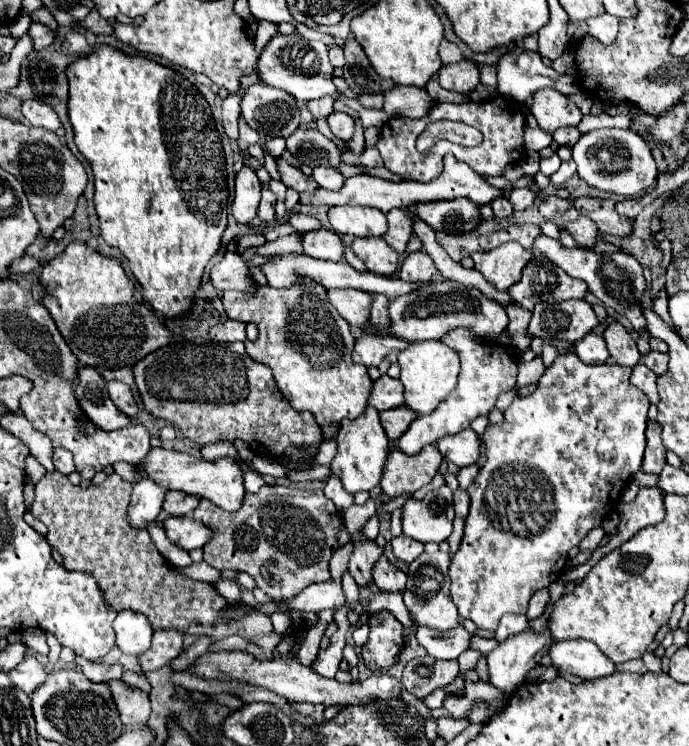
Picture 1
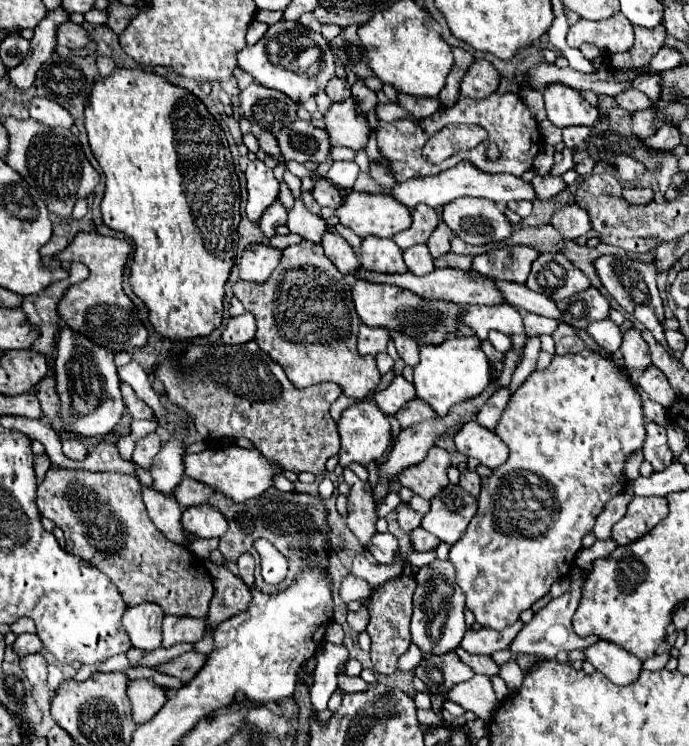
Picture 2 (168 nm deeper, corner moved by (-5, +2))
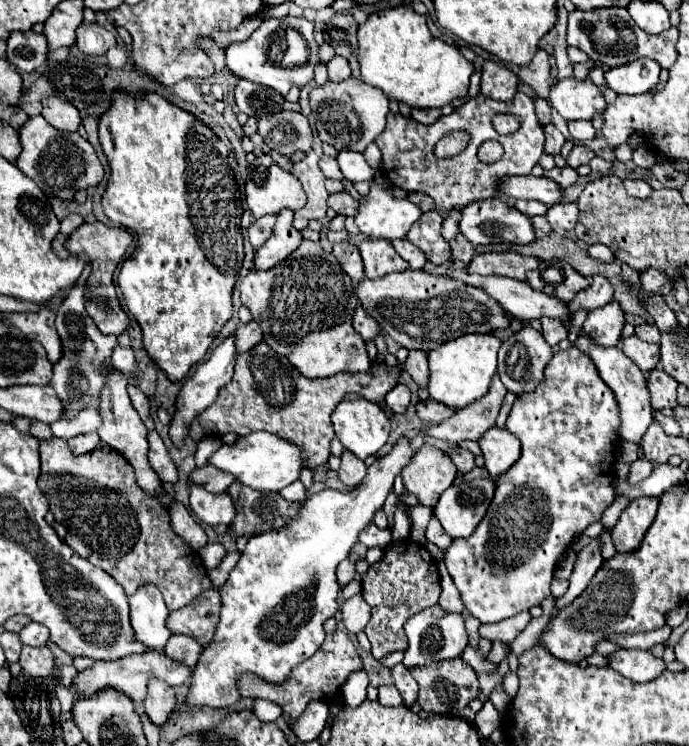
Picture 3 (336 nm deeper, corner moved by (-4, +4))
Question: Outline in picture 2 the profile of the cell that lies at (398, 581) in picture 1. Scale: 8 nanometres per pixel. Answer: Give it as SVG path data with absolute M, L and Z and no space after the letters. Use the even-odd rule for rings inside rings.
M377 532L377 534L369 540L367 550L373 554L373 558L375 558L377 562L383 562L383 564L393 562L393 558L395 558L397 552L399 552L397 538L395 538L393 534L389 534L389 532L385 532L385 534L379 534L379 532Z

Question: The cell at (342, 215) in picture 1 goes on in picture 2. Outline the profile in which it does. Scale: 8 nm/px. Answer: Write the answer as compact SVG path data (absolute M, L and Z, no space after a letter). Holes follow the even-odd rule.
M355 192L345 198L345 204L335 212L343 226L351 228L359 238L383 236L391 238L411 226L411 212L389 194Z

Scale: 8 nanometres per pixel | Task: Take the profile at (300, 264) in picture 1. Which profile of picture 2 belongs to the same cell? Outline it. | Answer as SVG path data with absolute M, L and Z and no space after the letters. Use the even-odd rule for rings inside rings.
M359 268L355 274L363 276L369 282L383 282L383 284L393 284L393 286L403 286L423 298L443 298L449 302L457 302L457 304L483 304L483 306L497 306L503 304L503 294L499 292L499 288L495 286L495 282L487 280L487 278L479 278L479 276L471 276L463 270L453 270L453 268L437 268L431 274L425 276L415 276L411 272L405 274L371 274L363 268Z

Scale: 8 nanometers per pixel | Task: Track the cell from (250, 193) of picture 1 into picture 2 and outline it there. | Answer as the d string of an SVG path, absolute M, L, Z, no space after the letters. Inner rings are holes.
M261 160L249 162L245 170L247 178L247 216L249 220L257 222L261 214L279 198L279 180L273 176L273 170L269 170Z

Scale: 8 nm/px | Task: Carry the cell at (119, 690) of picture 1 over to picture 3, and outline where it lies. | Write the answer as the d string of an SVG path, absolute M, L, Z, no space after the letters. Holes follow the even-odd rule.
M158 678L150 680L148 696L144 700L144 712L148 714L148 718L156 726L162 726L174 708L176 708L174 688L168 686L166 682L158 680Z

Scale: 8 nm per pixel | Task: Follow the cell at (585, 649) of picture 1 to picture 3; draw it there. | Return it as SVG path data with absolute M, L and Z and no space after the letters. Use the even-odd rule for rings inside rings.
M622 648L614 654L608 654L608 666L634 682L648 682L660 676L660 672L664 670L664 660L652 656L648 650Z

